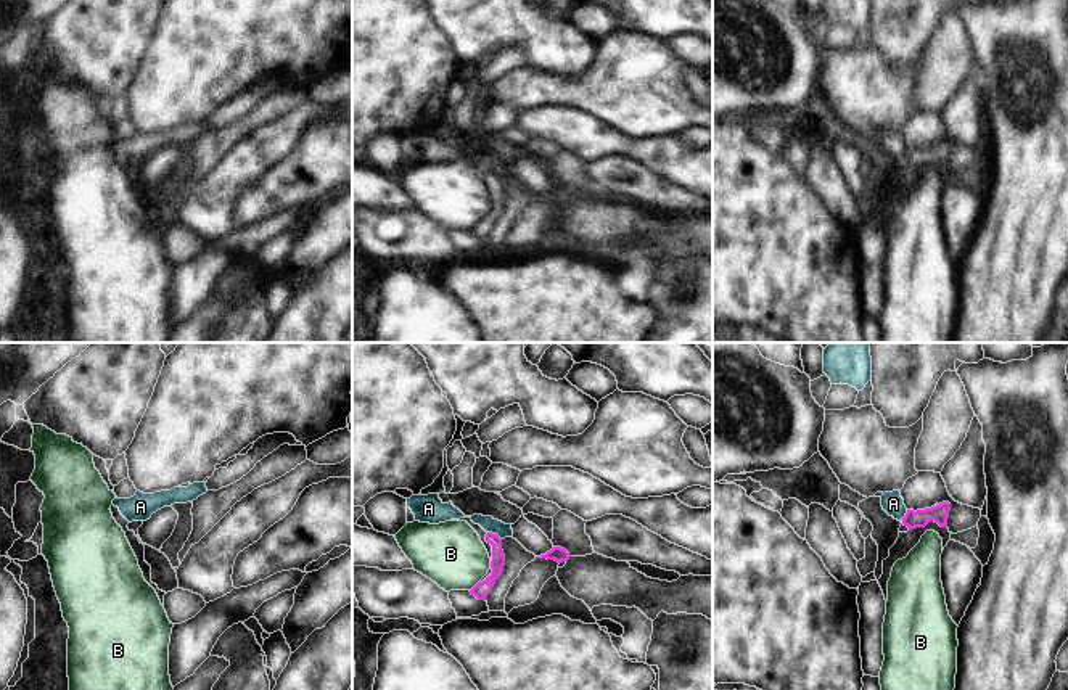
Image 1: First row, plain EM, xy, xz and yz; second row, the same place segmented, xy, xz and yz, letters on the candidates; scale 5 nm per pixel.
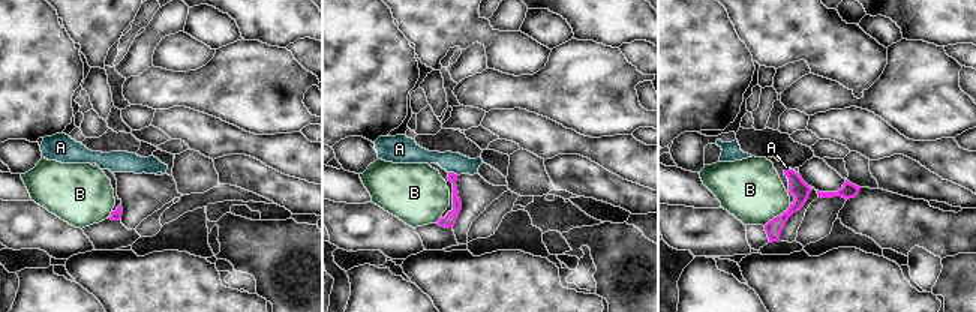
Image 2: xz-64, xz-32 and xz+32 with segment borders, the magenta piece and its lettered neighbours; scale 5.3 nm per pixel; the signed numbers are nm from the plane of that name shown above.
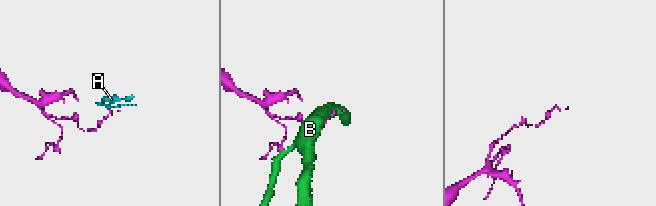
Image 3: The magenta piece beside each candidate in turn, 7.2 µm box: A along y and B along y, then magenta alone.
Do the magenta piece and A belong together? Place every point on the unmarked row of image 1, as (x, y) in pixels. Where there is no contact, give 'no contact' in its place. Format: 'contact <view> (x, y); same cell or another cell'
contact xz (494, 174); another cell

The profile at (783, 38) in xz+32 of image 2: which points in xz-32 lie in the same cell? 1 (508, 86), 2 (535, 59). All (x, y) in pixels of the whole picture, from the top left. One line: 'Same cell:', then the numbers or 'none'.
Same cell: 2

